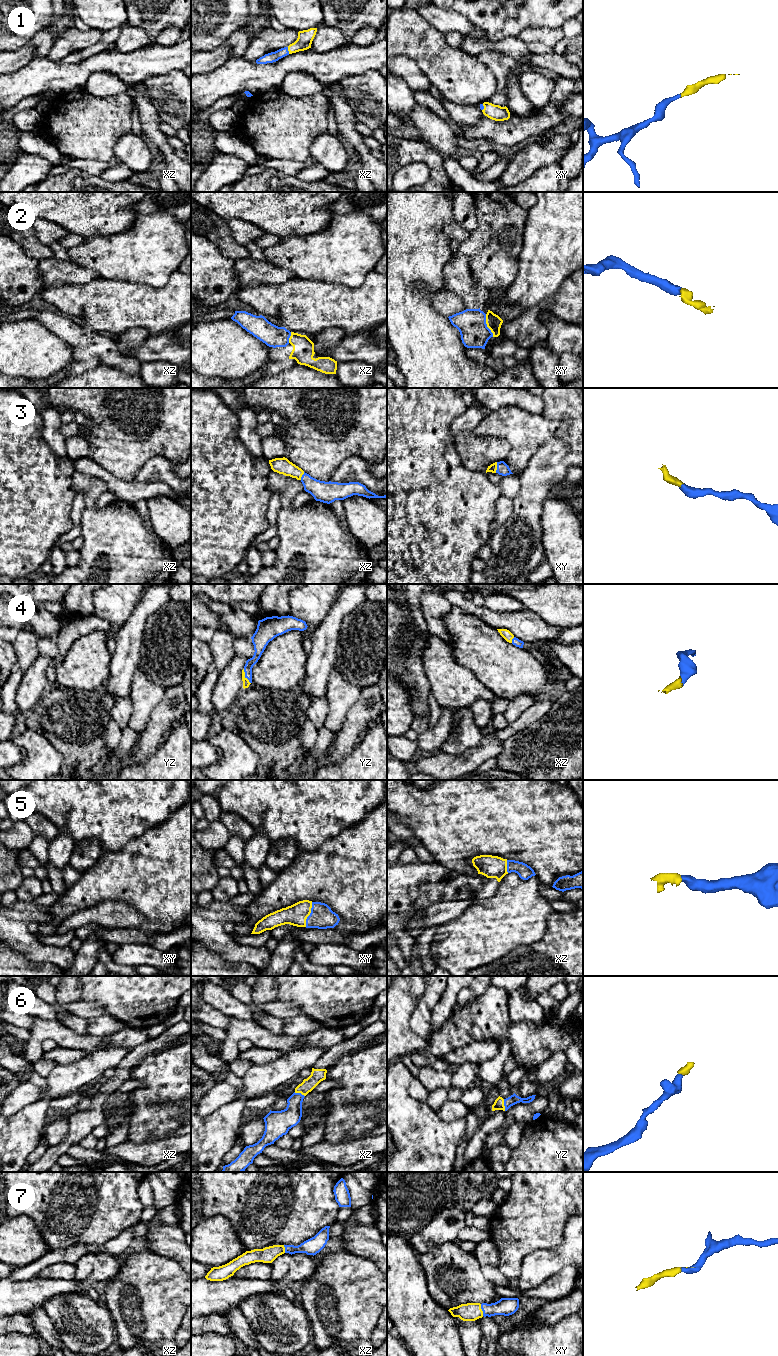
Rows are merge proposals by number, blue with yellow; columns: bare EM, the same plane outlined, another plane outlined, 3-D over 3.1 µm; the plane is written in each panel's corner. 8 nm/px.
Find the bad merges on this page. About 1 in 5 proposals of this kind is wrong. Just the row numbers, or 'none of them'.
none of them

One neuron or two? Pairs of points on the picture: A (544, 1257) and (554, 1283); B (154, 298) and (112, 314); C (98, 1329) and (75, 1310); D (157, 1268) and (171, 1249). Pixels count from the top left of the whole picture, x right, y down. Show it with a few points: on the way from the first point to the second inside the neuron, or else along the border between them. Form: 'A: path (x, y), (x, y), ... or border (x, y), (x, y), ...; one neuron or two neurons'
A: border (572, 1265), (562, 1267), (531, 1289); two neurons
B: path (144, 305), (122, 306); one neuron
C: path (92, 1327), (81, 1316); one neuron
D: border (152, 1251), (172, 1258), (180, 1265); two neurons

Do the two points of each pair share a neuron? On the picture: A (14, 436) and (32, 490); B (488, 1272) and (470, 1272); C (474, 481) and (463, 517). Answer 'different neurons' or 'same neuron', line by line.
A: same neuron
B: different neurons
C: same neuron

